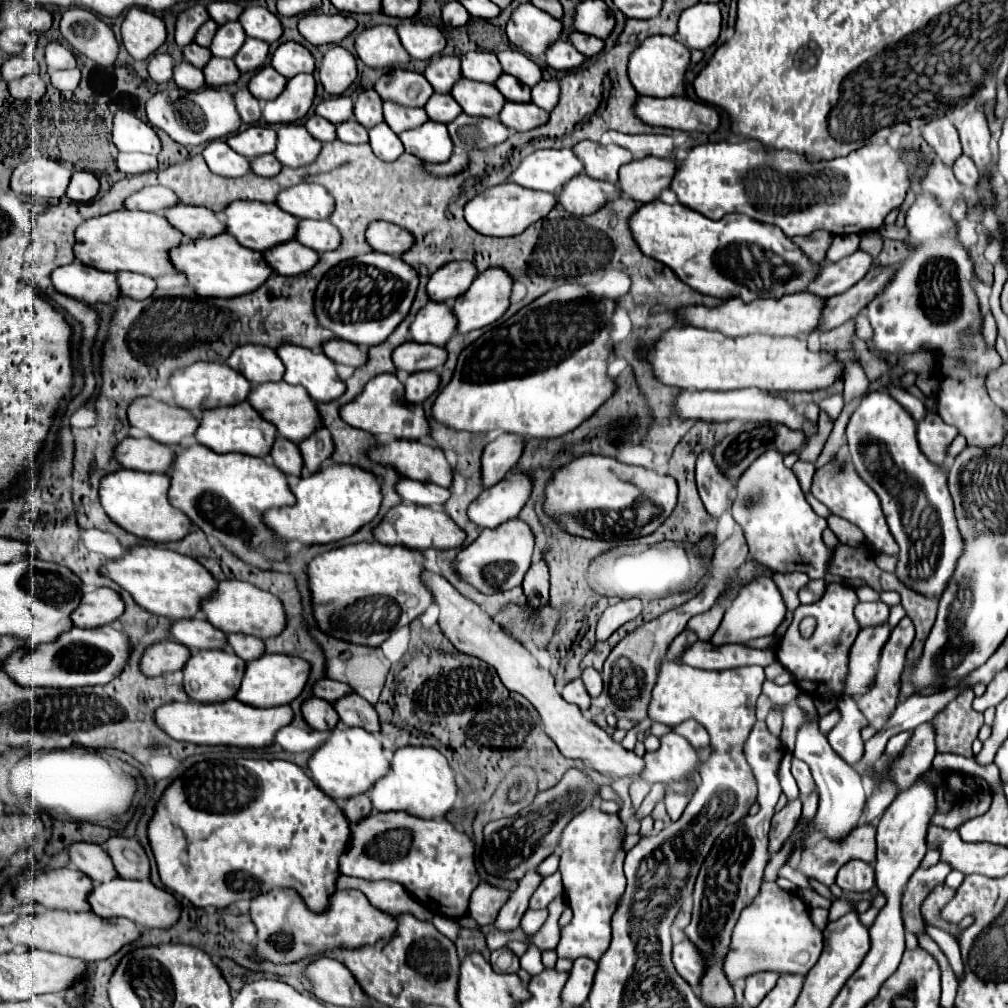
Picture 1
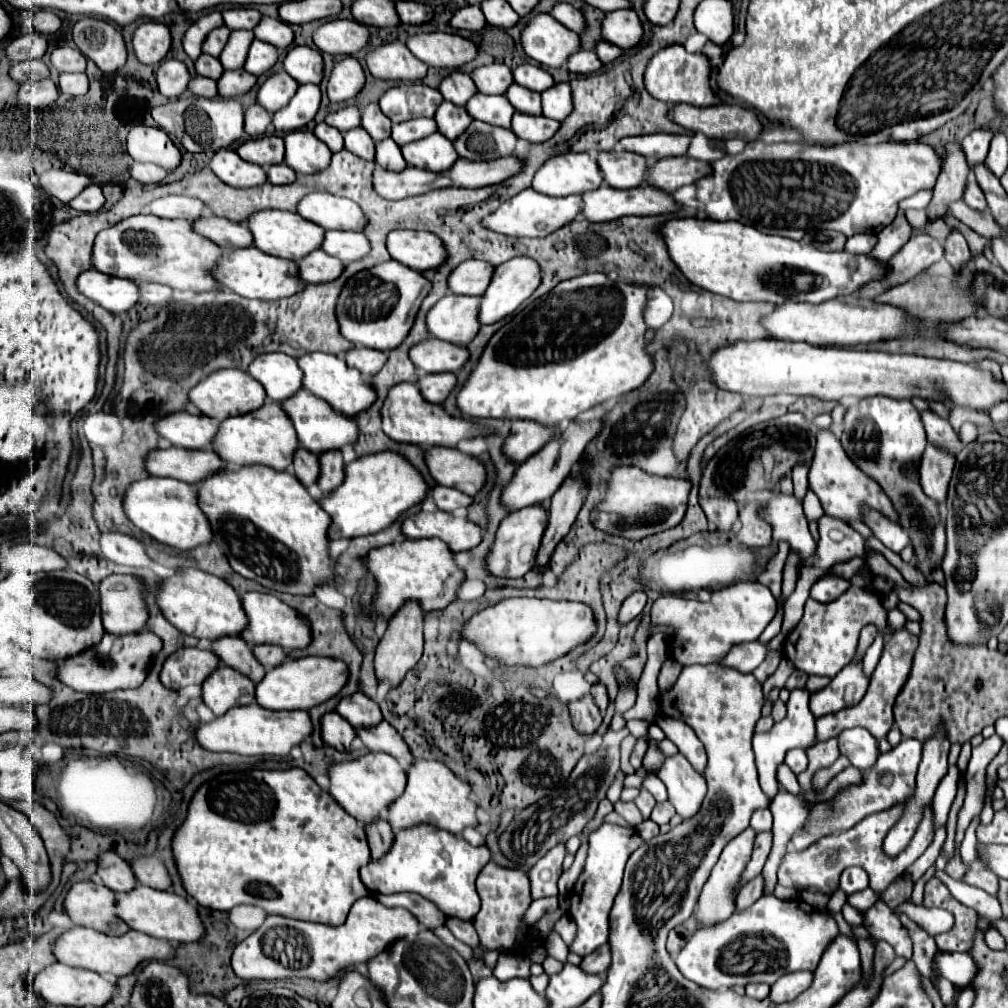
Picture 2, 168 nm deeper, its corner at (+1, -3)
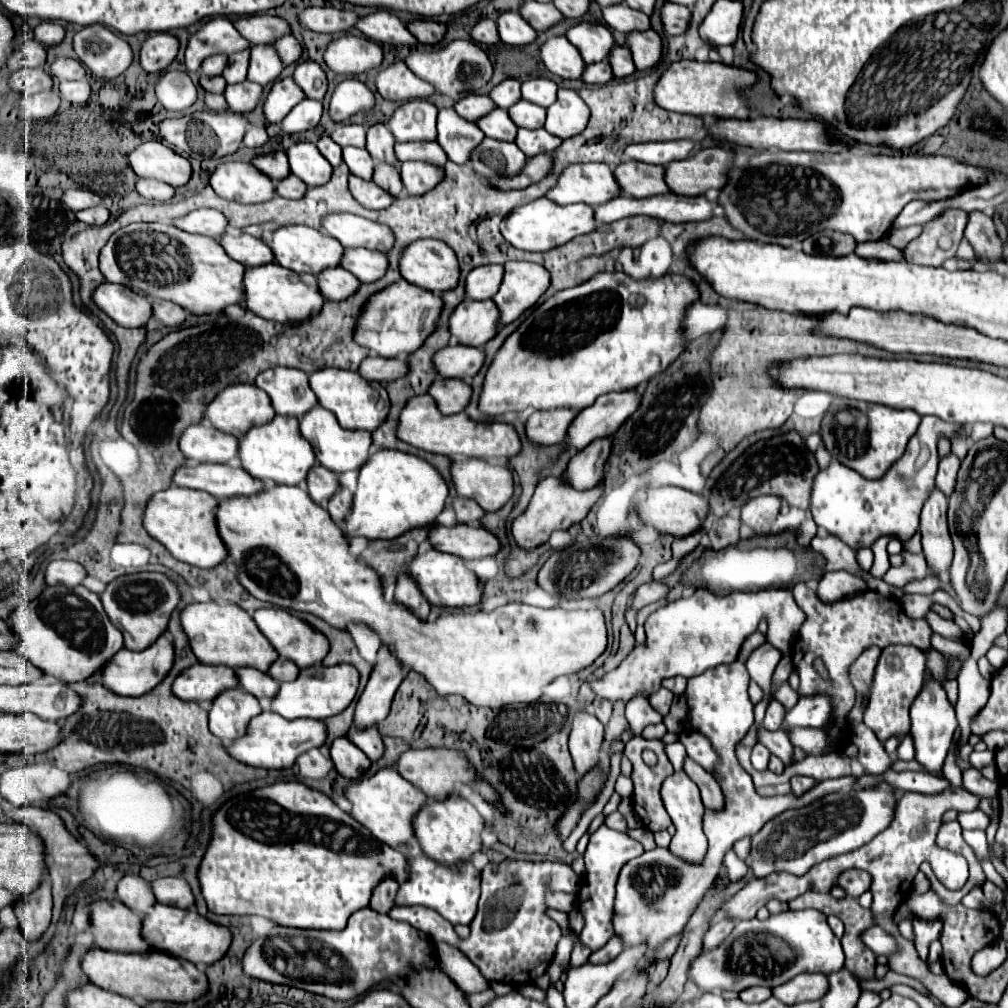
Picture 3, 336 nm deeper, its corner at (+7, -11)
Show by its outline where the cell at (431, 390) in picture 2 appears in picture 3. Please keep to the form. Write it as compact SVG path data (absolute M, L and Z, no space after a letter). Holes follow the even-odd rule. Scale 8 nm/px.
M438 377L430 391L428 391L436 403L438 409L444 415L456 415L462 413L472 397L472 387L468 383L464 383L462 379L446 379L446 377Z

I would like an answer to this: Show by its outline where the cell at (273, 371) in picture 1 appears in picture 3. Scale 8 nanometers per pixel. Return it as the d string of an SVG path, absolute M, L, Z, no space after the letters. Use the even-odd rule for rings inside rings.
M268 369L258 375L256 385L268 393L278 415L304 417L312 407L318 405L318 397L308 385L308 373L300 369Z

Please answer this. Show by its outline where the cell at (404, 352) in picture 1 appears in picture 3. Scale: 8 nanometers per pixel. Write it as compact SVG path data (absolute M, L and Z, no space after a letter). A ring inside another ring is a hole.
M450 345L434 355L434 365L438 373L444 377L456 377L470 383L472 377L482 369L484 359L486 359L484 349L466 347L466 345L454 345L454 347Z

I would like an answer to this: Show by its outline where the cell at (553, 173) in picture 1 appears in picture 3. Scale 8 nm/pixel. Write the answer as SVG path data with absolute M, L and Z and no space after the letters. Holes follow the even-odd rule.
M578 163L564 169L546 197L558 205L590 203L592 207L620 195L620 185L606 163Z

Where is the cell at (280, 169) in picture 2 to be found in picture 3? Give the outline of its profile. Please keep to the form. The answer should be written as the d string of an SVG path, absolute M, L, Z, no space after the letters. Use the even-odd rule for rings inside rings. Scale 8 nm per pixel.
M288 175L286 179L282 179L276 187L276 193L284 199L302 199L306 193L306 183L300 181L296 175Z

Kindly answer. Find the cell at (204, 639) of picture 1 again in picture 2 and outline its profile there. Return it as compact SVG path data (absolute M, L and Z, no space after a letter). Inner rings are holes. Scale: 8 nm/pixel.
M218 637L210 643L210 651L226 665L236 667L238 671L244 671L250 679L260 679L260 675L264 675L264 667L260 663L256 663L256 659L252 659L252 649L248 643L244 643L240 637Z

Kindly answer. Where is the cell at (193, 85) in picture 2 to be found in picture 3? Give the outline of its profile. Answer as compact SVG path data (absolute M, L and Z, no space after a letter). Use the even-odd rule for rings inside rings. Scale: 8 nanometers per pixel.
M206 93L206 105L216 111L216 113L226 113L228 111L228 103L224 99L224 95L214 95L214 93Z

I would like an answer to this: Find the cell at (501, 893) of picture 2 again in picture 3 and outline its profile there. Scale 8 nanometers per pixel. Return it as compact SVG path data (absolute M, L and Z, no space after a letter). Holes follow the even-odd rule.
M504 859L502 863L488 863L481 871L481 894L468 939L460 939L454 927L428 907L394 907L390 917L406 921L418 931L430 935L434 941L448 943L450 947L462 951L488 981L512 985L534 983L550 967L556 945L562 937L558 923L546 915L546 893L576 893L580 889L580 881L582 879L572 871L572 867L562 861ZM486 905L496 909L496 921L492 917L492 932L483 923Z

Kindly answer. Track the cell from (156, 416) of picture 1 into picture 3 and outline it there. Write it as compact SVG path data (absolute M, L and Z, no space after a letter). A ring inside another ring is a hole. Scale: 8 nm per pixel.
M190 425L180 439L186 459L200 463L234 463L238 459L238 439L210 425Z

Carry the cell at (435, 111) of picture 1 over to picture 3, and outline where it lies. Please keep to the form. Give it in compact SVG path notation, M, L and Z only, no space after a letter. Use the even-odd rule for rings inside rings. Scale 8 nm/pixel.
M442 109L438 113L438 143L454 163L468 163L470 151L482 143L484 135L476 123L462 119L454 109Z

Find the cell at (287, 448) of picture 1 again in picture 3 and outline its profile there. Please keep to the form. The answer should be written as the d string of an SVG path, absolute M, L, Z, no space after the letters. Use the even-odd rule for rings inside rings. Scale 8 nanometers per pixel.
M316 465L308 475L308 493L316 503L326 503L340 489L340 477L322 465Z

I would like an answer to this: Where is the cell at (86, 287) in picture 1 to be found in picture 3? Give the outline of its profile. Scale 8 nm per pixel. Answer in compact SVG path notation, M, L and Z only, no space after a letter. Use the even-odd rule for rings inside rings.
M102 283L94 291L96 305L122 327L144 327L152 317L152 303L128 287Z

